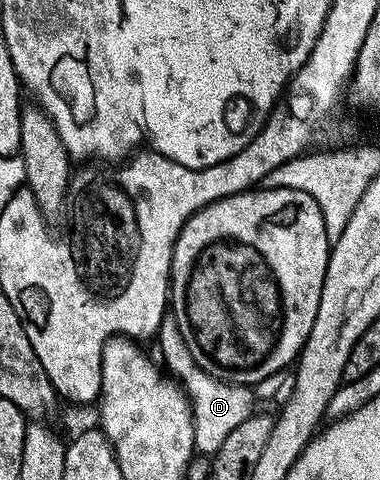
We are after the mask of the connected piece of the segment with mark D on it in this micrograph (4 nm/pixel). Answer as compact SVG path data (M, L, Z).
M167 313L158 326L156 344L162 350L161 362L165 370L180 384L183 391L186 392L190 408L194 414L194 445L201 454L213 456L214 452L224 445L228 433L240 425L249 415L255 414L254 395L249 386L239 385L236 383L227 383L208 374L192 357L180 329L176 325L173 314Z

